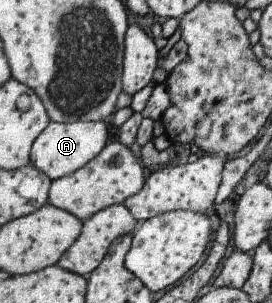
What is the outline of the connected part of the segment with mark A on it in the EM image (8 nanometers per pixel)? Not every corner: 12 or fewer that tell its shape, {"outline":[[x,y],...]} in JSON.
{"outline":[[104,121],[50,124],[31,162],[51,180],[86,166],[107,144]]}

